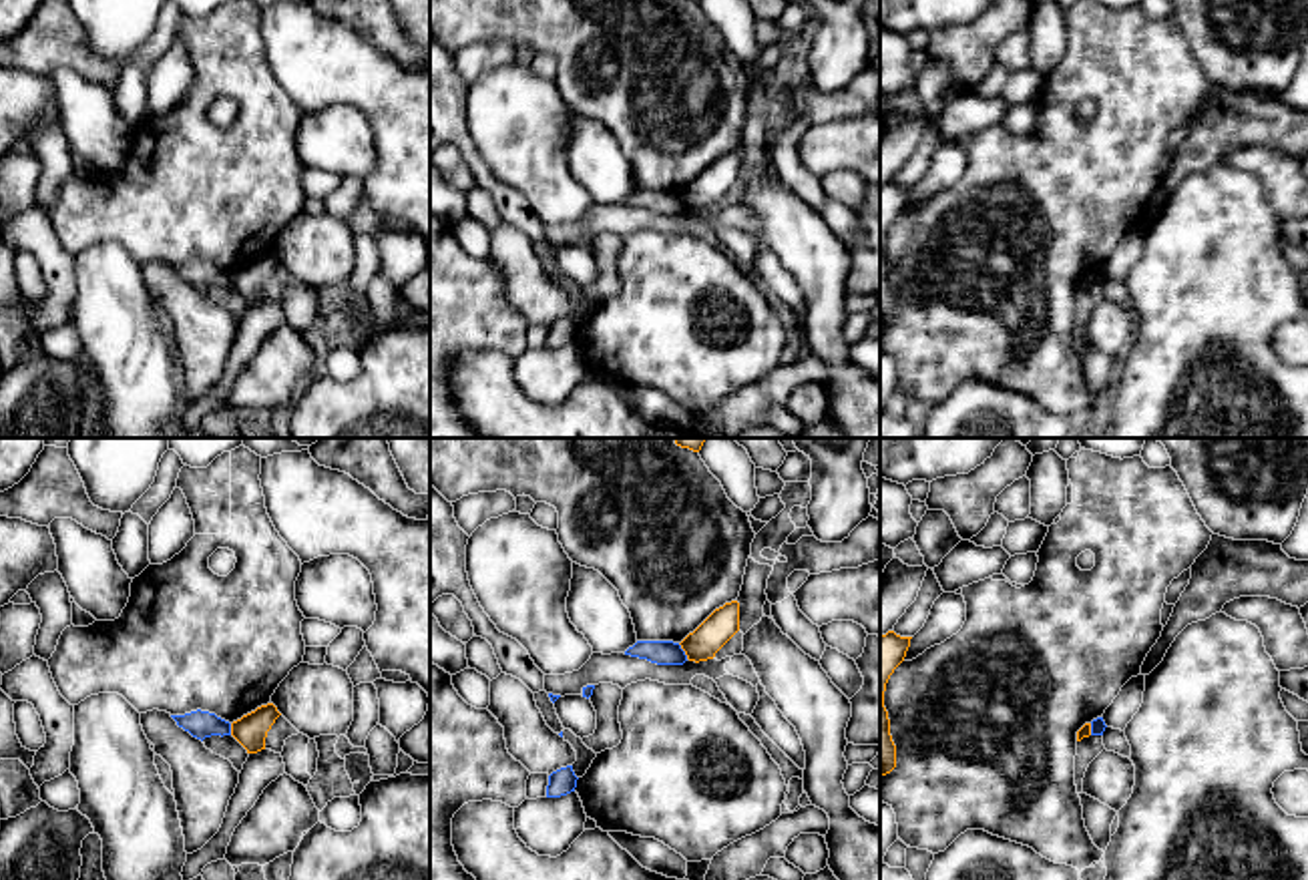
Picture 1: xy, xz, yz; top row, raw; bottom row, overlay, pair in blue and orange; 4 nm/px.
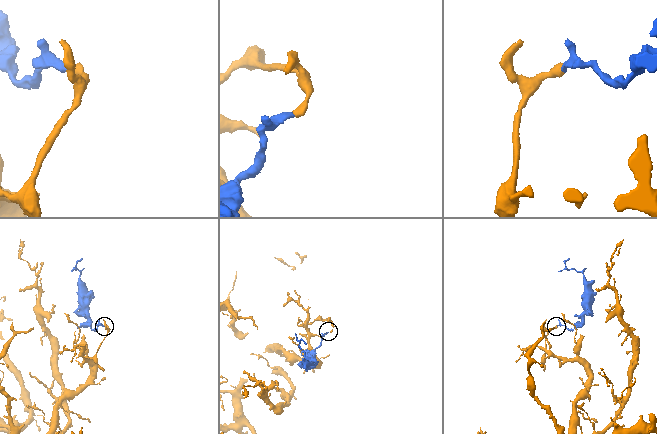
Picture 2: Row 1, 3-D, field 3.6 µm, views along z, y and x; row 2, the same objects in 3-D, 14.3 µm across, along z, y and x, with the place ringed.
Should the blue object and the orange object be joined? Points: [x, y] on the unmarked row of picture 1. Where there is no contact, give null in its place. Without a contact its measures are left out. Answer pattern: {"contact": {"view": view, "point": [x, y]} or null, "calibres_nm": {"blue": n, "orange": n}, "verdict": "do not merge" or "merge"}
{"contact": {"view": "xz", "point": [684, 201]}, "calibres_nm": {"blue": 100, "orange": 130}, "verdict": "do not merge"}

